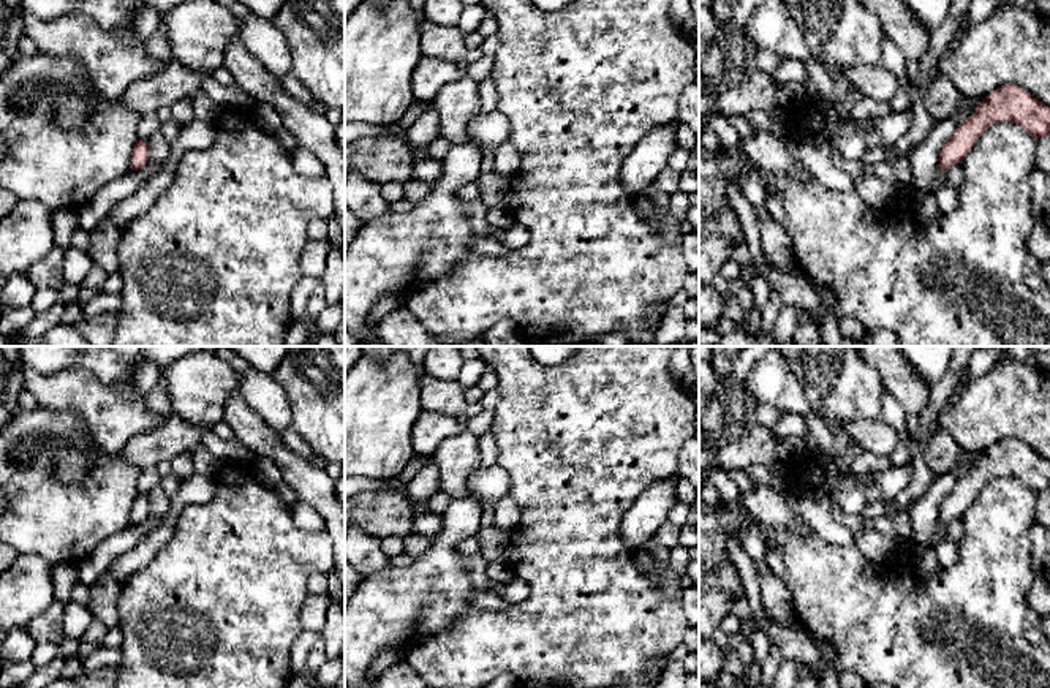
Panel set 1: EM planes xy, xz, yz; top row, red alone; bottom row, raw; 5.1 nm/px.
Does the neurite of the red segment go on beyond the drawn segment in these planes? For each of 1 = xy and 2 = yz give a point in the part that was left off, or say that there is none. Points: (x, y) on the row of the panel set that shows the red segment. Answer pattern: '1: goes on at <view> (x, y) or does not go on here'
1: does not go on here
2: does not go on here

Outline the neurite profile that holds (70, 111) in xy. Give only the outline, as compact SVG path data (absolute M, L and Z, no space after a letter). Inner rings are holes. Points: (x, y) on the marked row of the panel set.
M62 95L55 100L54 123L57 127L81 127L93 108L92 100L76 95Z

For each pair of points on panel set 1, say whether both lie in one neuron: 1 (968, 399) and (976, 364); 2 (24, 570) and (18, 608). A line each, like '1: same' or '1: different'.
1: different
2: same

